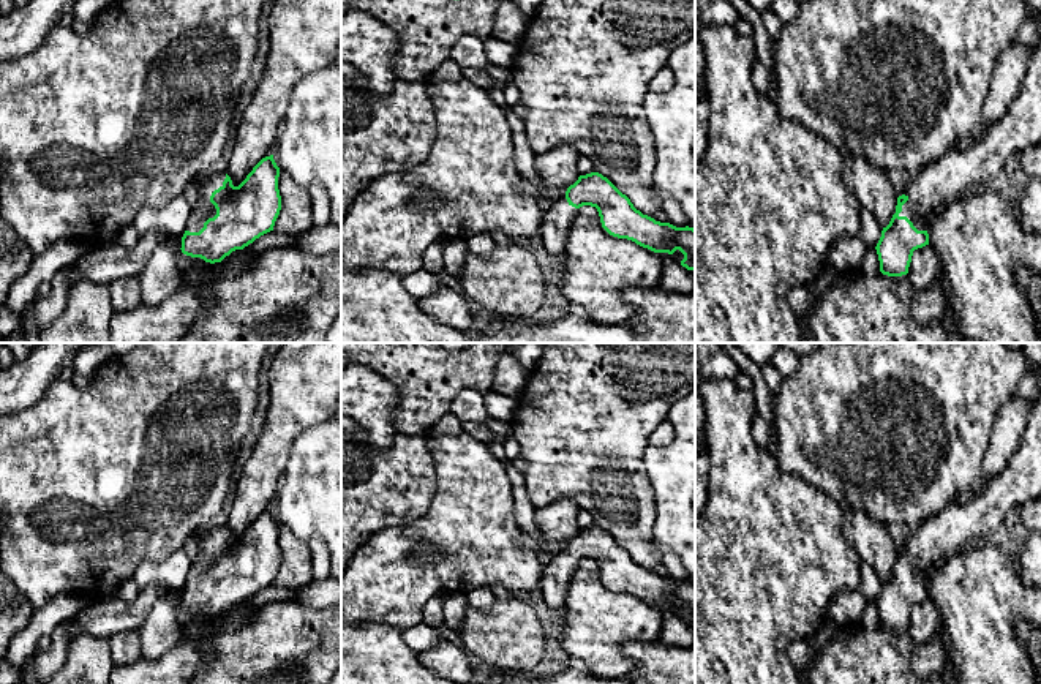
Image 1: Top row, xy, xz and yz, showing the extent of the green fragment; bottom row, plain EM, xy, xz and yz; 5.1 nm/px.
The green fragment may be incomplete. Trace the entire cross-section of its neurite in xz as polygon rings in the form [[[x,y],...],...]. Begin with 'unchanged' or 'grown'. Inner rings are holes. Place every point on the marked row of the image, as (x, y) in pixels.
grown; [[[599,172],[580,175],[578,180],[567,188],[564,197],[545,205],[540,237],[550,256],[559,259],[564,257],[569,231],[573,224],[578,209],[583,205],[591,205],[597,209],[602,227],[610,235],[632,240],[637,245],[648,248],[654,253],[673,254],[676,250],[679,250],[684,254],[681,265],[687,270],[695,270],[695,229],[689,226],[676,227],[670,223],[660,223],[648,215],[643,215],[633,207],[626,194],[622,194],[607,177]]]

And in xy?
grown; [[[273,155],[262,158],[239,186],[226,171],[210,172],[194,186],[182,253],[215,264],[273,231],[281,210],[278,177]]]

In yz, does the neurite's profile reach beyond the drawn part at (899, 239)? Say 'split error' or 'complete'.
split error

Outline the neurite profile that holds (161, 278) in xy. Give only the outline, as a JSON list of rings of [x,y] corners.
[[[169,234],[166,242],[152,253],[147,267],[139,276],[144,305],[156,306],[183,286],[177,265],[182,237]]]

